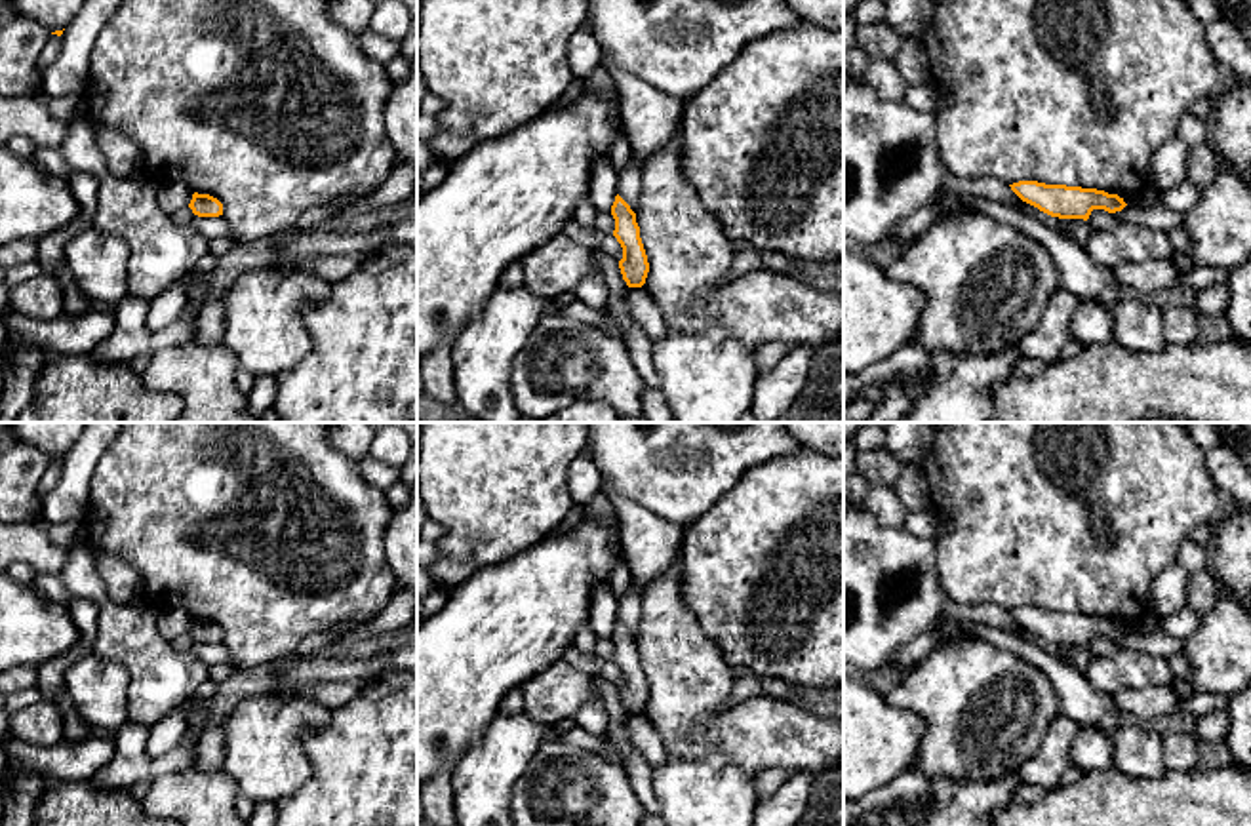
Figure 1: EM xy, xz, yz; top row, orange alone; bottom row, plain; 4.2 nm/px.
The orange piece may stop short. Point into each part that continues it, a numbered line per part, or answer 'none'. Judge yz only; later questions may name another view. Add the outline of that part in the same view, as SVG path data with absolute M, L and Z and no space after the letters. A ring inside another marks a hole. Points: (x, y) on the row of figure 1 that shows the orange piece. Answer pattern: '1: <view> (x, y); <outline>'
none

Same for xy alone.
none

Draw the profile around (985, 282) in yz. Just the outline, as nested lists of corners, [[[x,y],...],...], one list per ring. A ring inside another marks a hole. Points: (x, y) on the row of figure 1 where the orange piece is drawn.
[[[983,211],[937,219],[885,272],[925,297],[912,343],[950,354],[1019,344],[1059,287],[1049,249]]]

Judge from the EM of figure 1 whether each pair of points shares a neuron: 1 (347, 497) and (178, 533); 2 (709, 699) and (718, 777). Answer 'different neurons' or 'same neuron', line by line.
1: same neuron
2: different neurons

